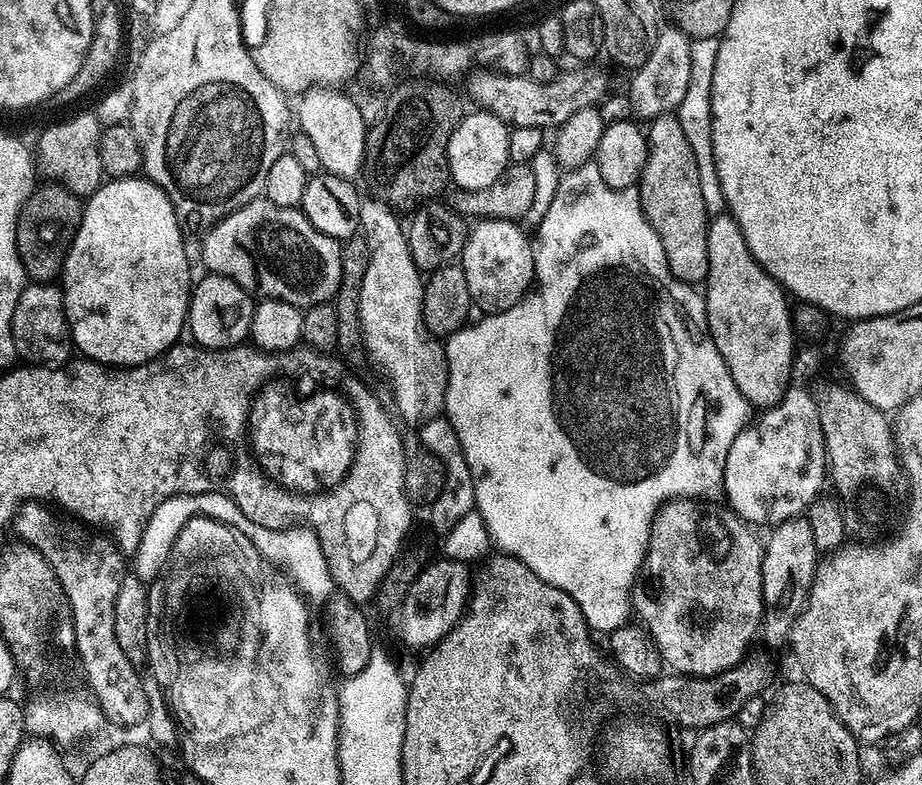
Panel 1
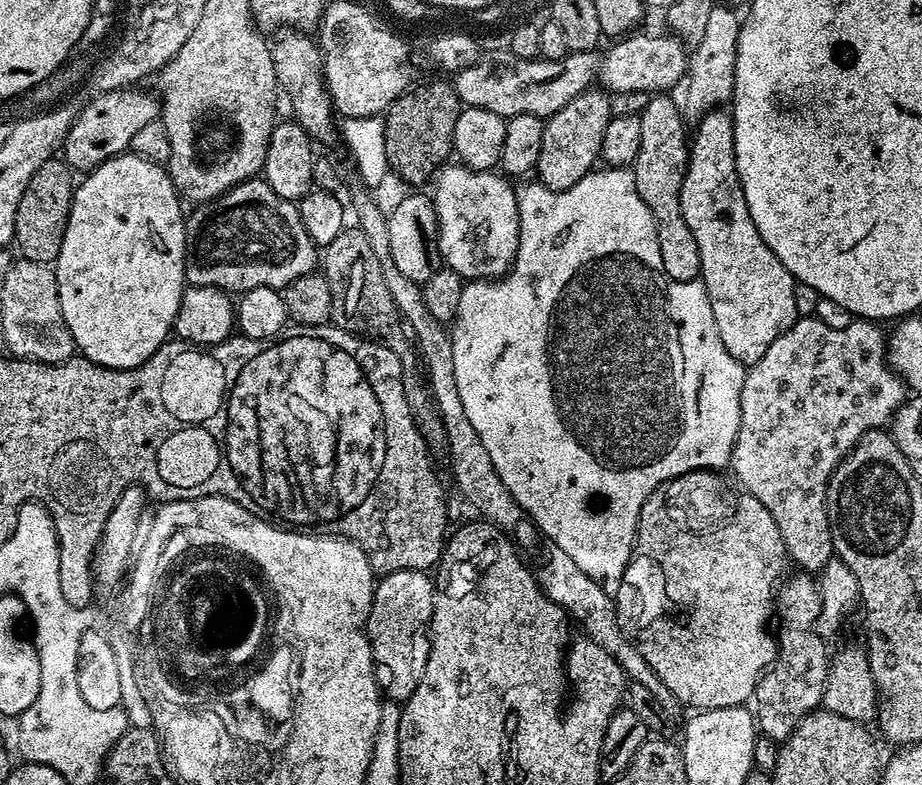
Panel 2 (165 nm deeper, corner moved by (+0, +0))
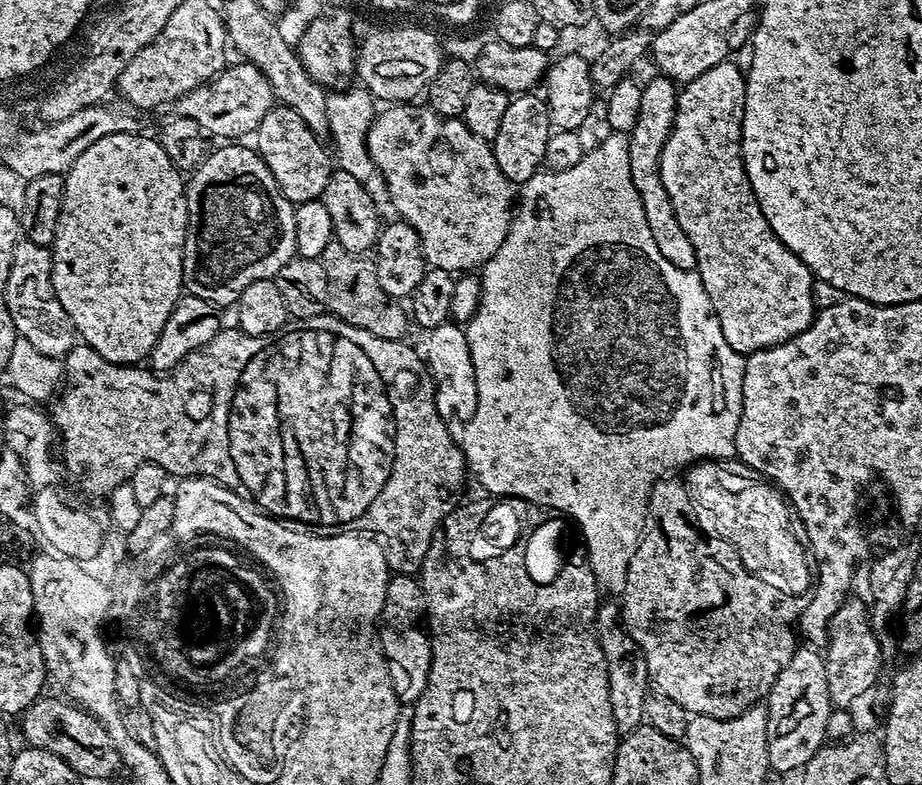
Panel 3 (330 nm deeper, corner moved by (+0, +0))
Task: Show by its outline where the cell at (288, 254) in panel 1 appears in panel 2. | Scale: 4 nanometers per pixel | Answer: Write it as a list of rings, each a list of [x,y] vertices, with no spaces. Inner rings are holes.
[[[253,178],[242,182],[238,186],[231,188],[228,192],[223,192],[217,200],[204,202],[193,208],[196,209],[193,212],[189,211],[187,213],[184,225],[184,279],[189,285],[220,288],[229,294],[243,294],[254,290],[258,286],[282,290],[287,284],[294,282],[294,278],[302,278],[306,274],[317,271],[318,245],[310,238],[310,234],[306,234],[306,226],[302,226],[299,207],[293,201],[278,198],[278,194],[274,194],[274,190],[270,190],[270,186],[263,178]]]

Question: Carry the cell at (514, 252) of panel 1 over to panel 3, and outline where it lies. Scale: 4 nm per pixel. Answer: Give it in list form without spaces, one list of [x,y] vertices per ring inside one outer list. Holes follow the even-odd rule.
[[[400,102],[395,106],[385,107],[388,109],[386,109],[384,113],[381,111],[379,115],[375,117],[367,134],[369,154],[375,164],[375,171],[383,175],[386,183],[388,183],[389,198],[396,207],[399,219],[404,220],[410,226],[414,226],[414,230],[422,242],[424,259],[431,267],[441,268],[453,274],[468,272],[471,268],[476,268],[475,270],[483,269],[484,263],[490,258],[494,258],[494,254],[498,254],[498,246],[502,246],[502,242],[506,238],[506,234],[512,225],[514,215],[514,185],[512,181],[506,178],[506,174],[502,174],[502,170],[498,170],[498,162],[492,153],[491,143],[482,138],[478,138],[478,134],[471,132],[464,124],[463,119],[440,116],[433,108],[427,106],[415,108],[416,106],[417,105],[412,102]]]

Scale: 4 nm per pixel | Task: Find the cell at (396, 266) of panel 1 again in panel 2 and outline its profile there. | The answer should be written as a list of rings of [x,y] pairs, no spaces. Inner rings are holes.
[[[284,30],[280,37],[271,41],[272,61],[276,71],[276,82],[281,89],[288,91],[292,99],[292,112],[295,123],[302,127],[312,137],[313,141],[328,140],[338,132],[337,121],[332,121],[334,109],[332,99],[324,86],[324,60],[320,57],[320,46],[312,40],[307,31]]]

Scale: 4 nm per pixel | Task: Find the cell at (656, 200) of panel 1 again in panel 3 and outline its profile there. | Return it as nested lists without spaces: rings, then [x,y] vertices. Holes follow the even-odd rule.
[[[658,75],[643,85],[642,103],[638,105],[638,122],[634,122],[632,131],[627,133],[630,178],[634,178],[634,190],[638,190],[638,198],[642,198],[642,210],[646,210],[646,226],[650,226],[650,235],[653,236],[654,243],[658,245],[662,258],[666,258],[666,262],[670,262],[670,266],[678,266],[678,270],[695,272],[694,246],[690,246],[690,238],[686,238],[686,233],[683,232],[682,226],[678,223],[678,218],[674,214],[674,206],[670,202],[670,194],[666,194],[666,186],[662,186],[662,174],[660,173],[662,150],[666,146],[666,140],[670,138],[670,130],[674,126],[674,118],[676,117],[677,95],[678,85],[676,81],[668,79],[667,76]]]

